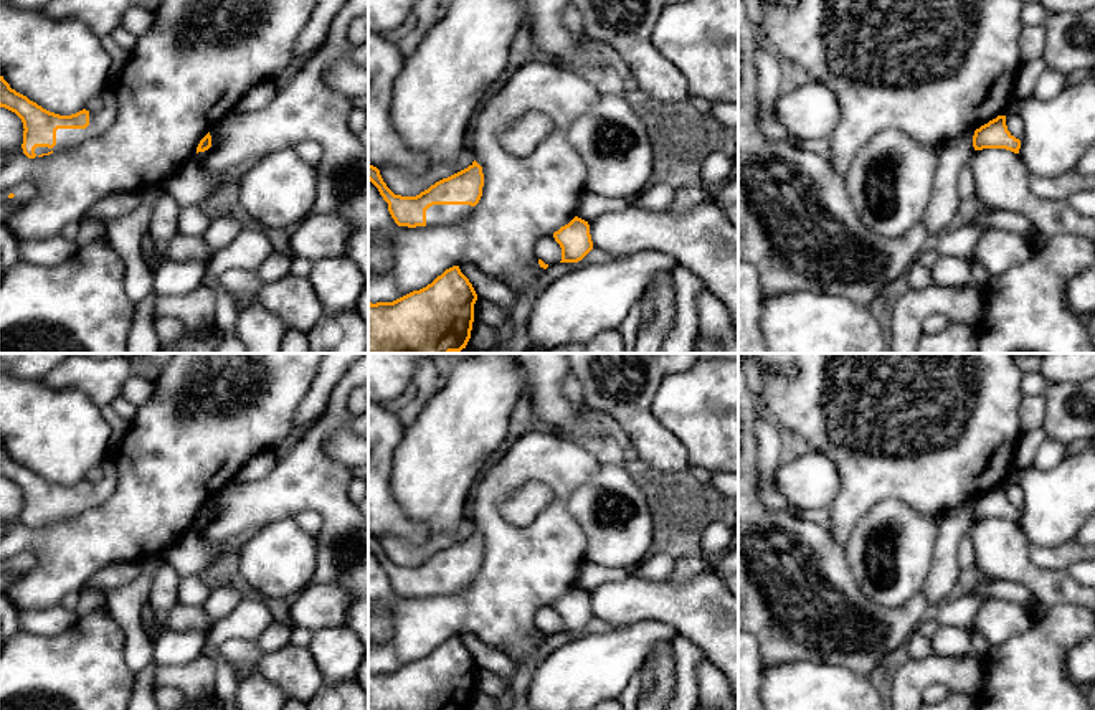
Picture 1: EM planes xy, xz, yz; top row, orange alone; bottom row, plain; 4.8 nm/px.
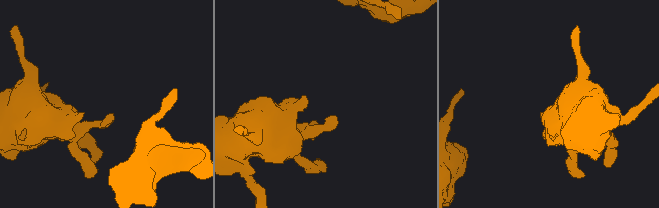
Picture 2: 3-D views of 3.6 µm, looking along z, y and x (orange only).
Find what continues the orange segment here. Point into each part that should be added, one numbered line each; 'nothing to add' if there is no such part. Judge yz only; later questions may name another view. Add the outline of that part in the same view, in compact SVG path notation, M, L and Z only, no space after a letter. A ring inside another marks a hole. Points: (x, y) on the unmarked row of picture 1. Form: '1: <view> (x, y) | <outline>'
nothing to add

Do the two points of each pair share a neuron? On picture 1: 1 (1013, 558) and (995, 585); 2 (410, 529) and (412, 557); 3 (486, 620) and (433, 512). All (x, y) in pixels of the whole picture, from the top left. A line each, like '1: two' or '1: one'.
1: two
2: two
3: two

